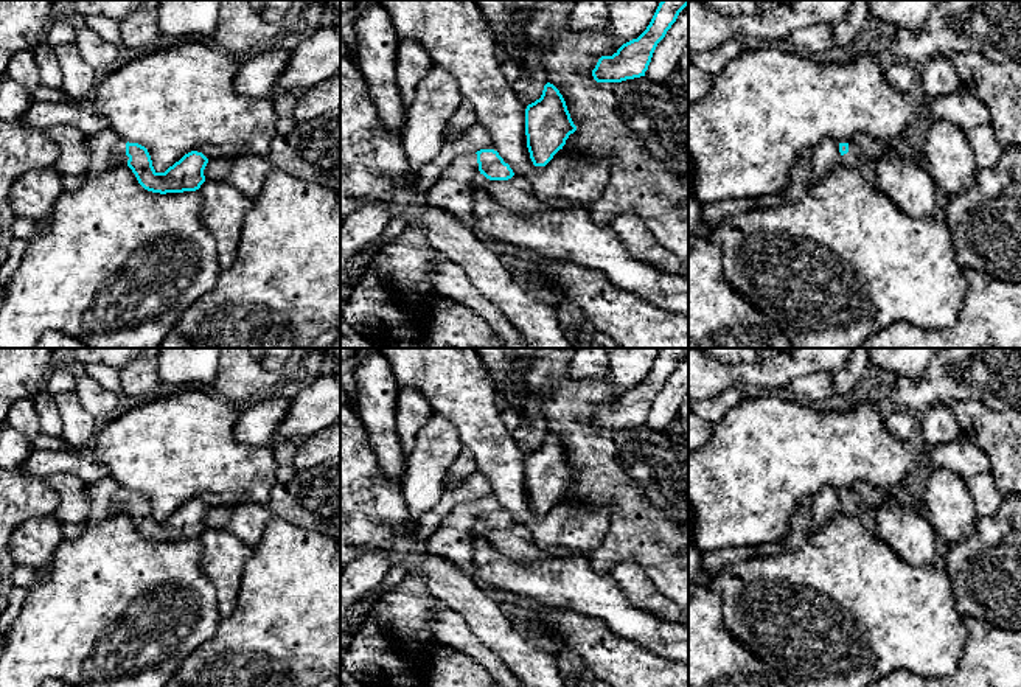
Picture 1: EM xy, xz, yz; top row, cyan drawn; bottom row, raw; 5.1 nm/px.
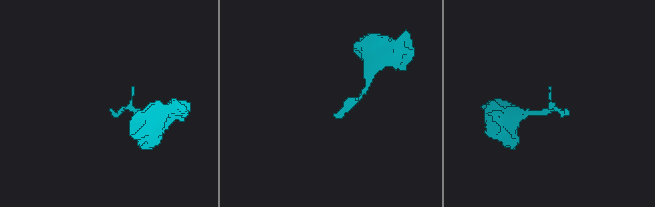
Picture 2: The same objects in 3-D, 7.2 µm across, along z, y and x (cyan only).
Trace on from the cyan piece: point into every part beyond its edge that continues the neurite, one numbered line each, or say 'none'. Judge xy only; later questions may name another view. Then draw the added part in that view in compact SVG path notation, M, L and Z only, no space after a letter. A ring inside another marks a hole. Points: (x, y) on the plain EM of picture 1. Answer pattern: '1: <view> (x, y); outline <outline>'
1: xy (120, 505); outline M120 488L113 497L113 510L110 516L117 513L127 513L129 505L126 504L126 491L124 488Z

